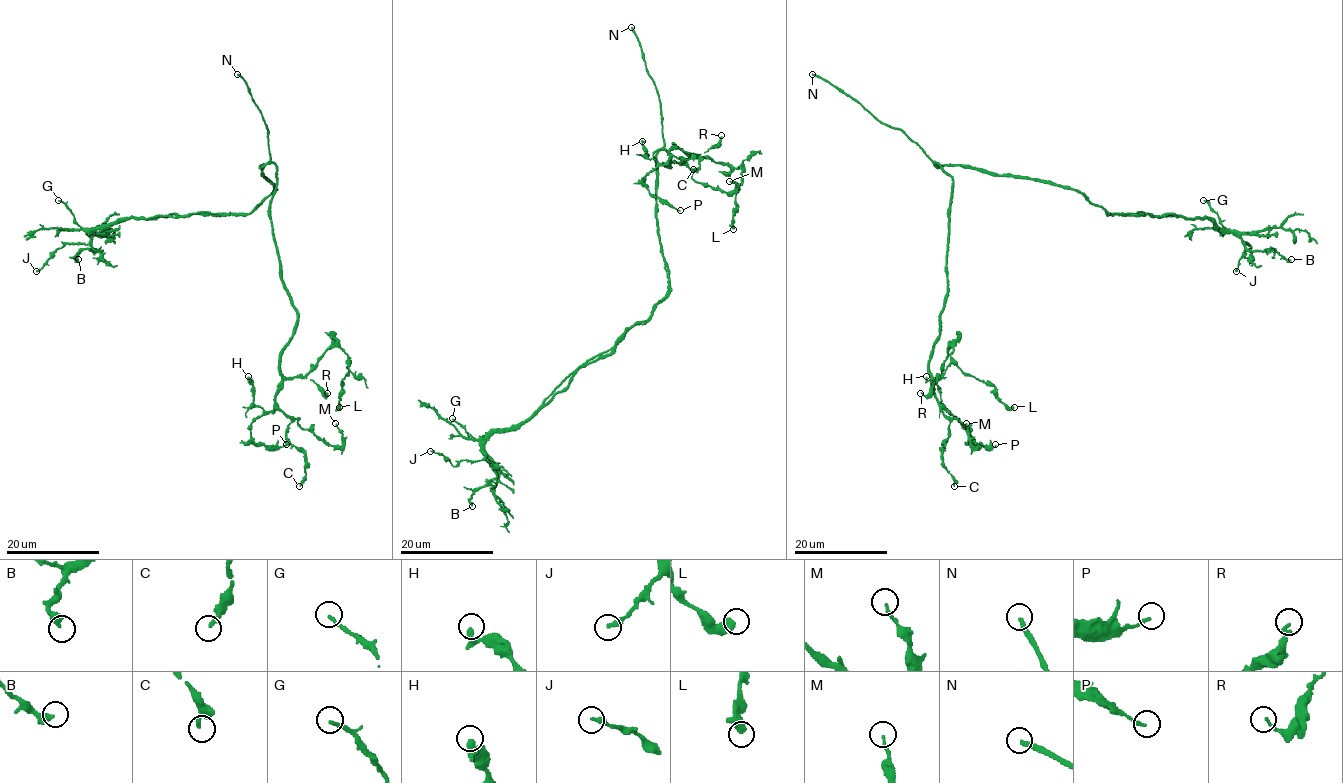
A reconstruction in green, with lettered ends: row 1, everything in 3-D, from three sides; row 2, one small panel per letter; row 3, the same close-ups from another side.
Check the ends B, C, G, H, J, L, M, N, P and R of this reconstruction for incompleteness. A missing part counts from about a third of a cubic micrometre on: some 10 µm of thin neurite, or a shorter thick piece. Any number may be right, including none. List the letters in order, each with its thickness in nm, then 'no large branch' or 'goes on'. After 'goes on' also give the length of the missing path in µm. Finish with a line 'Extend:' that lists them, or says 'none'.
B: calibre 400 nm; no large branch
C: calibre 220 nm; no large branch
G: calibre 200 nm; no large branch
H: calibre 240 nm; no large branch
J: calibre 320 nm; no large branch
L: calibre 360 nm; no large branch
M: calibre 150 nm; no large branch
N: calibre 280 nm; goes on; missing 70 µm
P: calibre 190 nm; no large branch
R: calibre 190 nm; no large branch
Extend: N

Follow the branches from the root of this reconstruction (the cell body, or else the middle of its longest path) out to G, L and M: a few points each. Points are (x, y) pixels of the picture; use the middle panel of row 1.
G: (657, 193), (657, 235), (669, 287), (652, 313), (595, 360), (580, 365), (525, 421), (475, 439), (452, 418)
L: (657, 193), (657, 153), (670, 154), (666, 167), (691, 155), (675, 144), (741, 166), (733, 229)
M: (657, 193), (657, 153), (670, 154), (666, 167), (691, 155), (675, 144), (696, 181), (732, 192), (729, 181)

